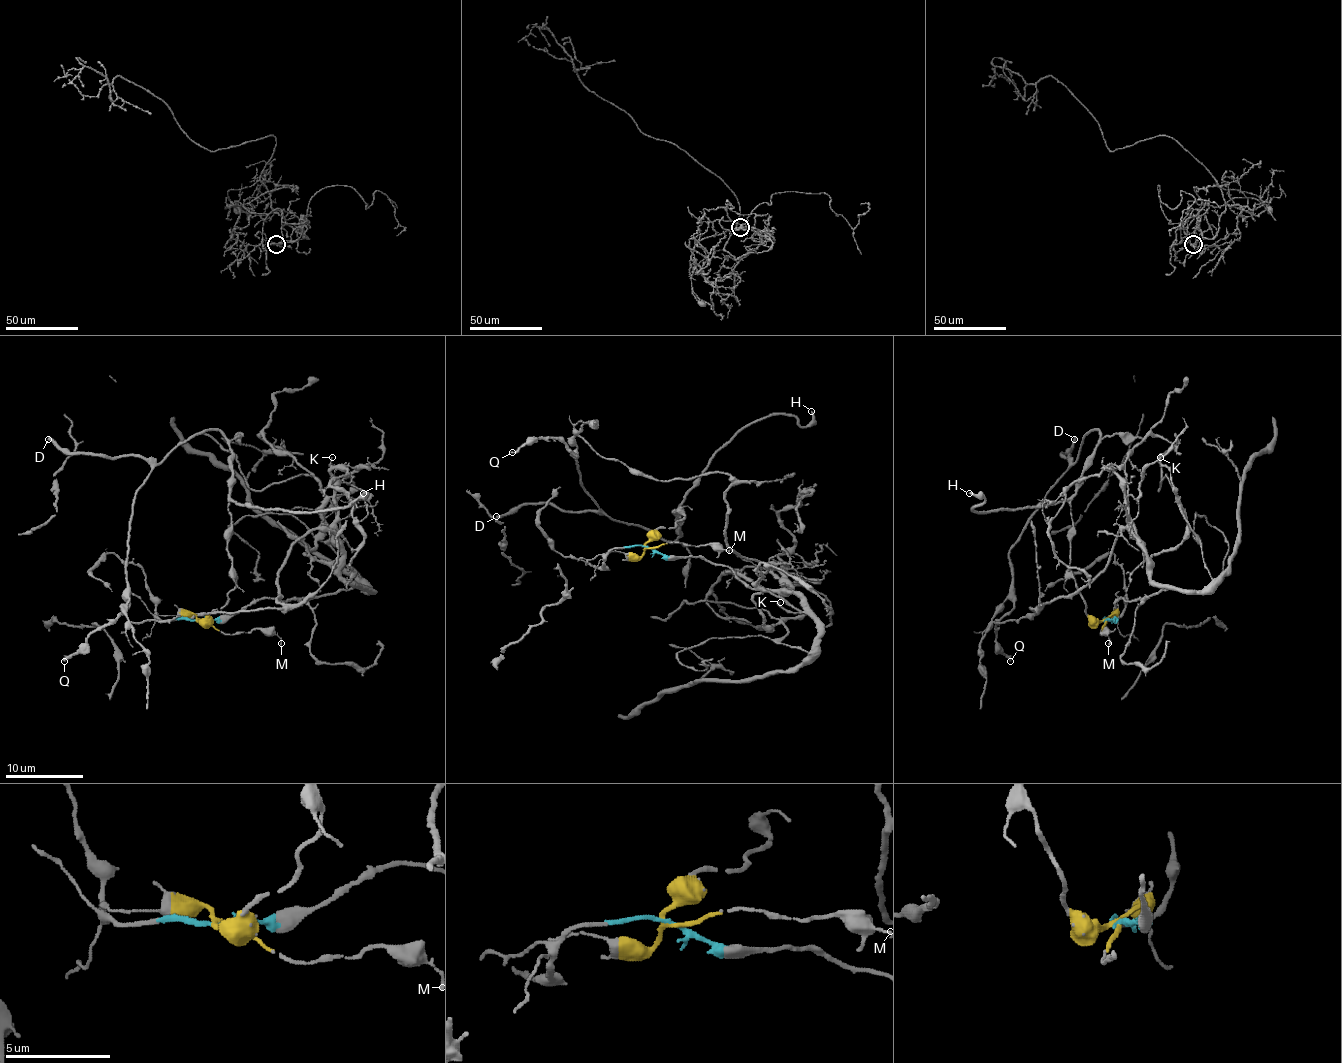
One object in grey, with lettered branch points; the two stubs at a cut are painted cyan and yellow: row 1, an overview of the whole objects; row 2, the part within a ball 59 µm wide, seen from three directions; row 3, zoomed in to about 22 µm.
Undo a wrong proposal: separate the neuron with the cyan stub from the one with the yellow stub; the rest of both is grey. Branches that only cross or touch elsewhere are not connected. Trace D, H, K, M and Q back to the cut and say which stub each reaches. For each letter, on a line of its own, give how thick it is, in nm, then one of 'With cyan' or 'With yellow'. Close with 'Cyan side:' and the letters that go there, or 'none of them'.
D: Thickness 360 nm. With yellow
H: Thickness 240 nm. With yellow
K: Thickness 100 nm. With cyan
M: Thickness 160 nm. With yellow
Q: Thickness 260 nm. With yellow
Cyan side: K

